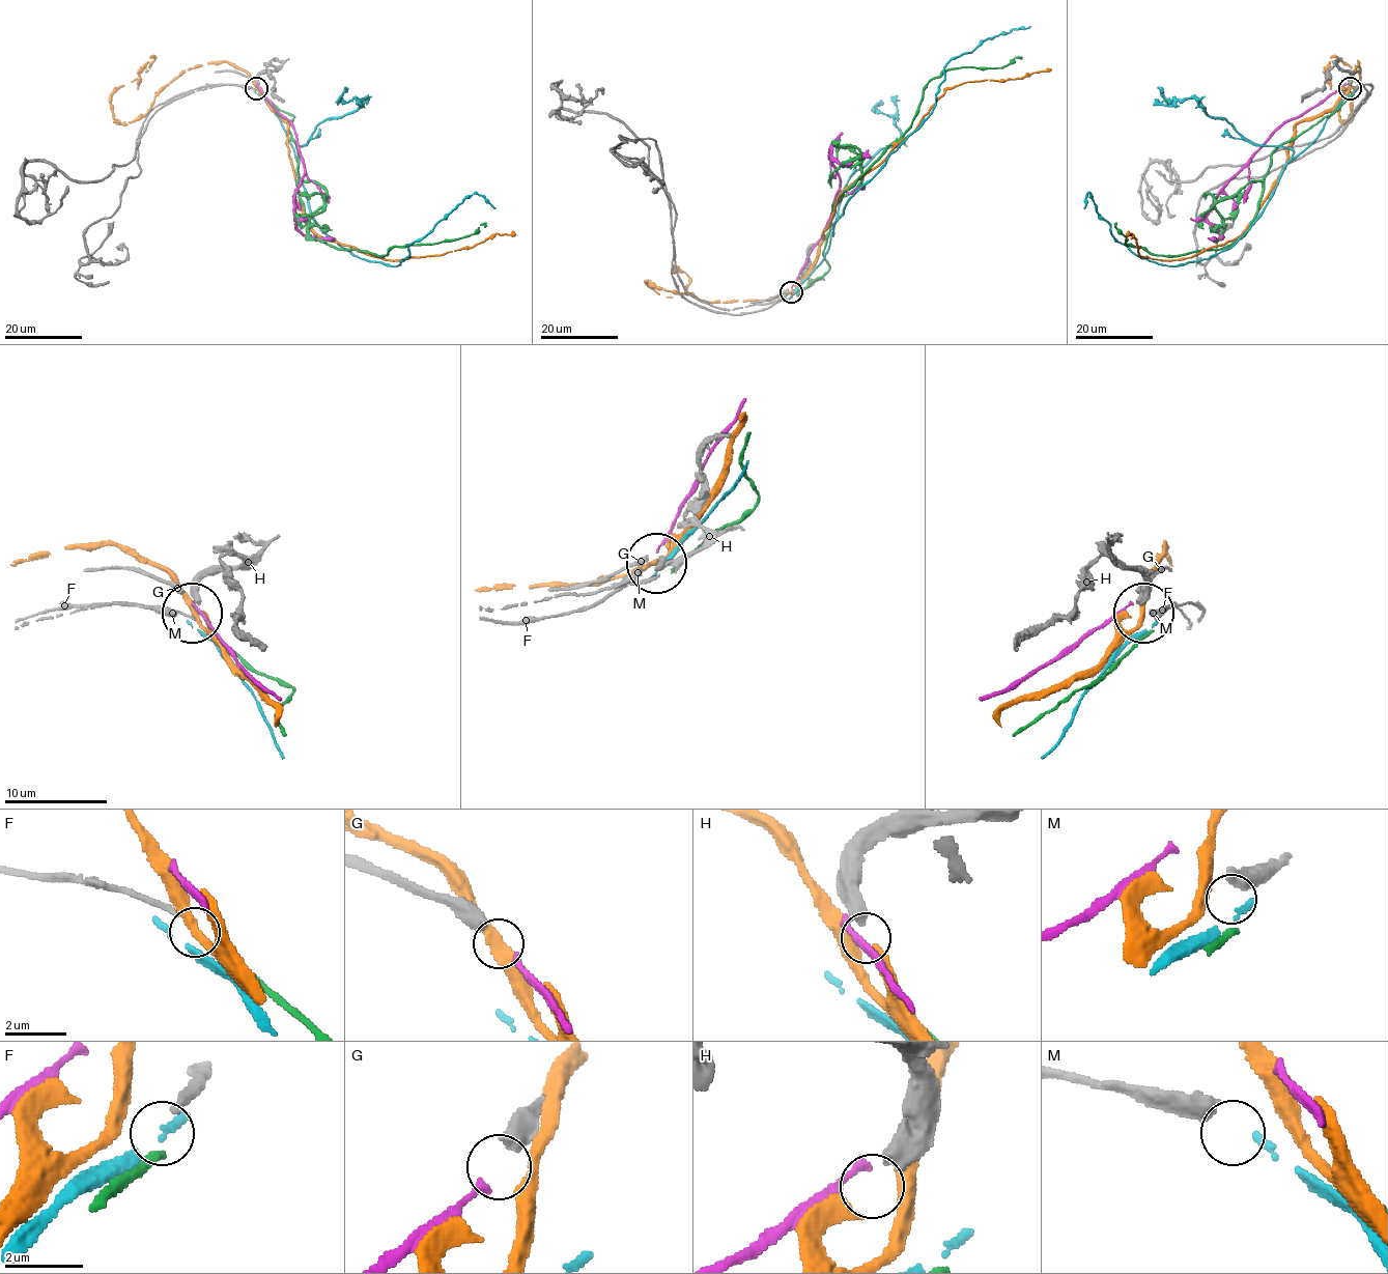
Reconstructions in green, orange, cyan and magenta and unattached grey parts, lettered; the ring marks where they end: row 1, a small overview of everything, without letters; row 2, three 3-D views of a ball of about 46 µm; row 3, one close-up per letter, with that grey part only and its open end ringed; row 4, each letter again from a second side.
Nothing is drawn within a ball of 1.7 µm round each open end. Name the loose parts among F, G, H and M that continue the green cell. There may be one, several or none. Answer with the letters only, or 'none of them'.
F

